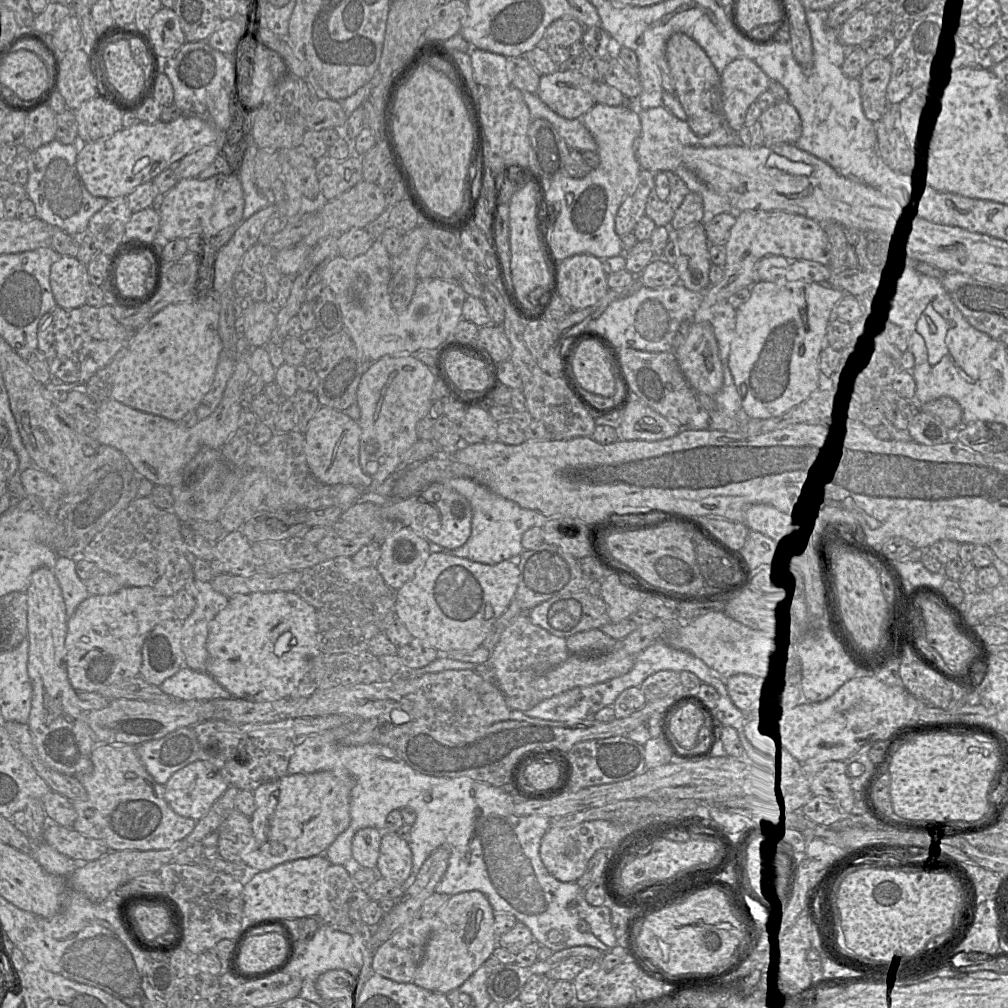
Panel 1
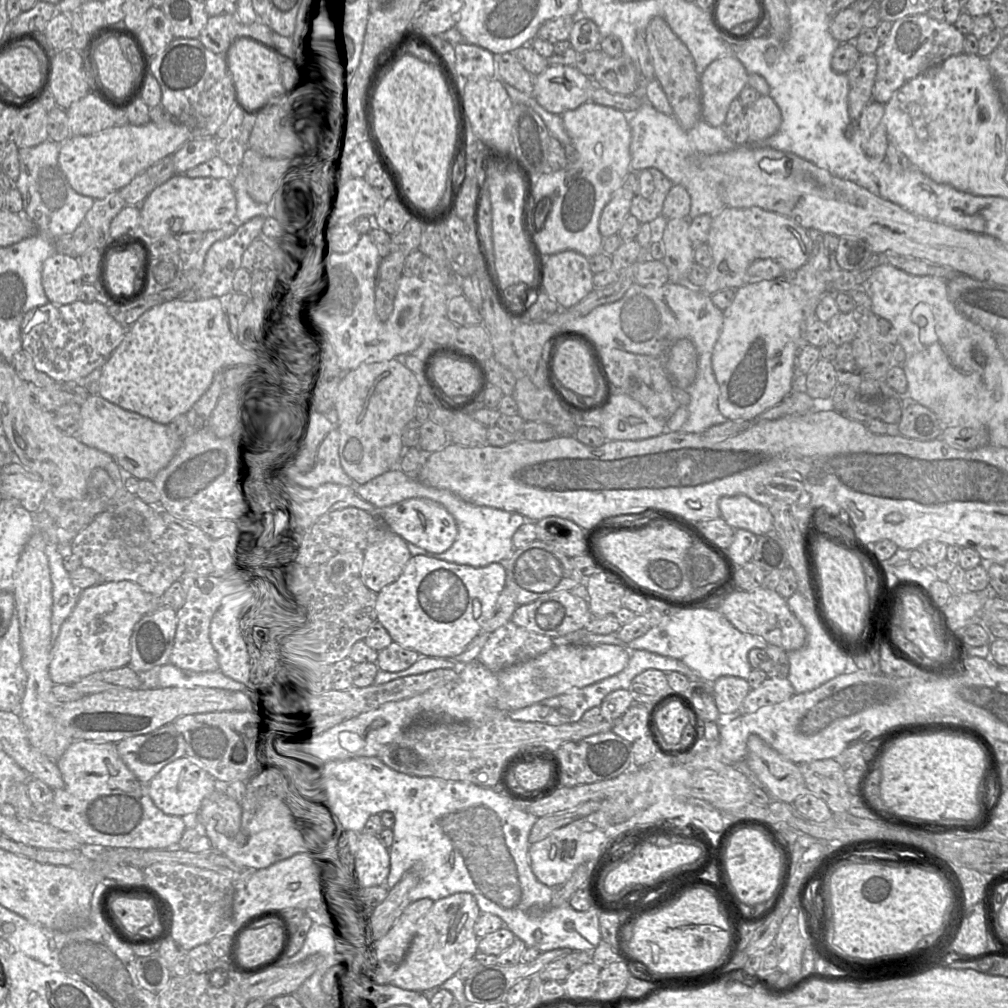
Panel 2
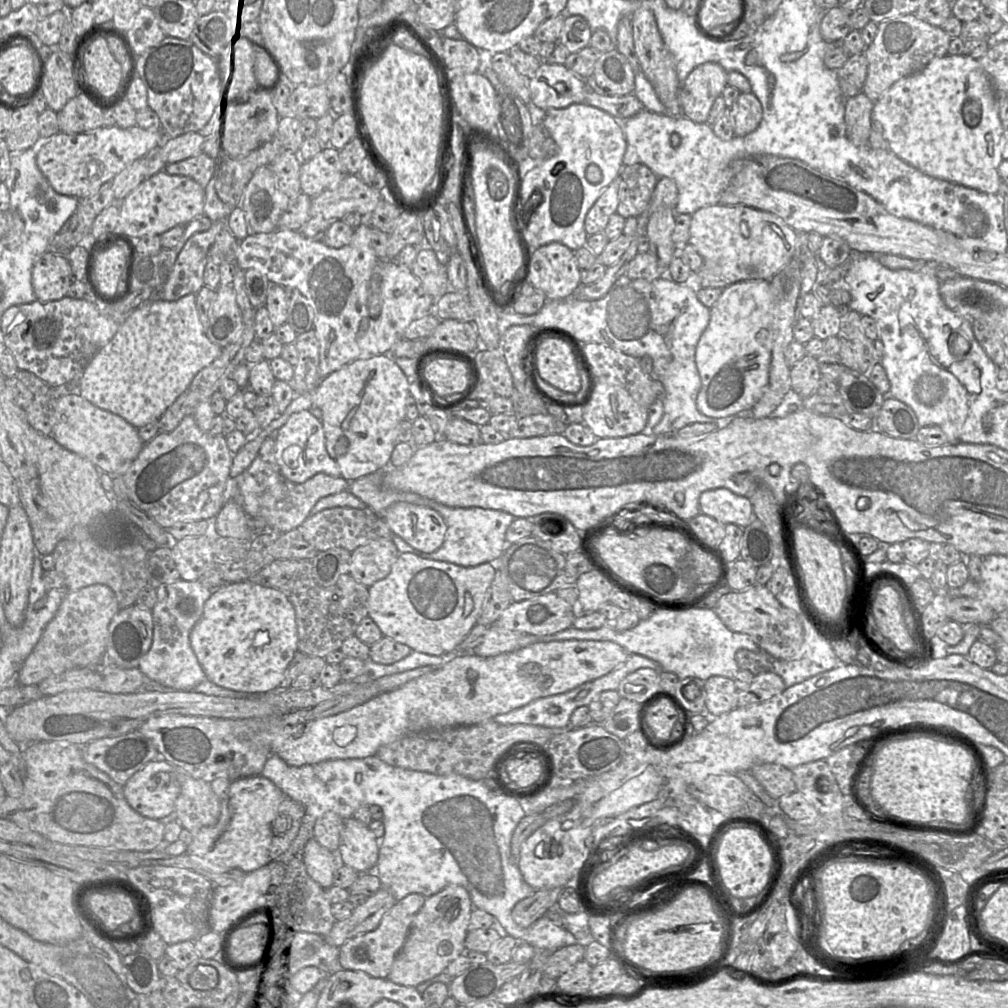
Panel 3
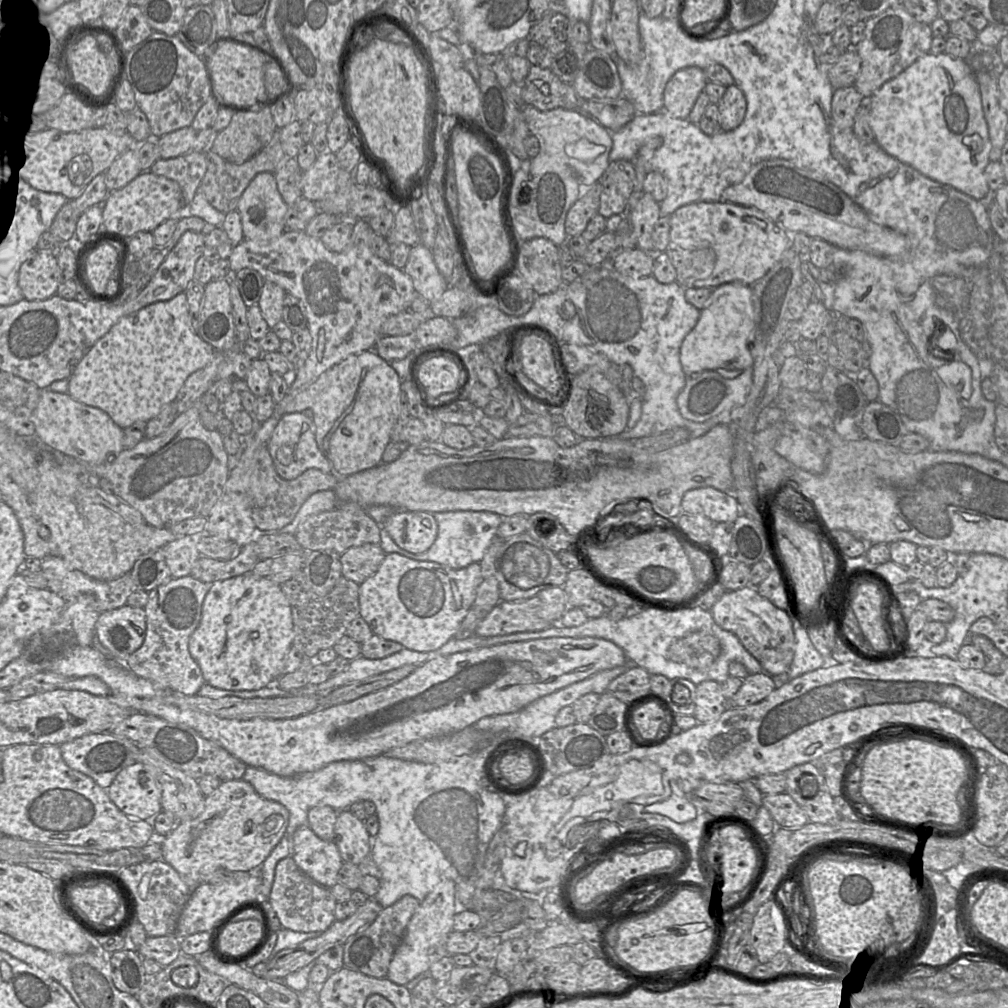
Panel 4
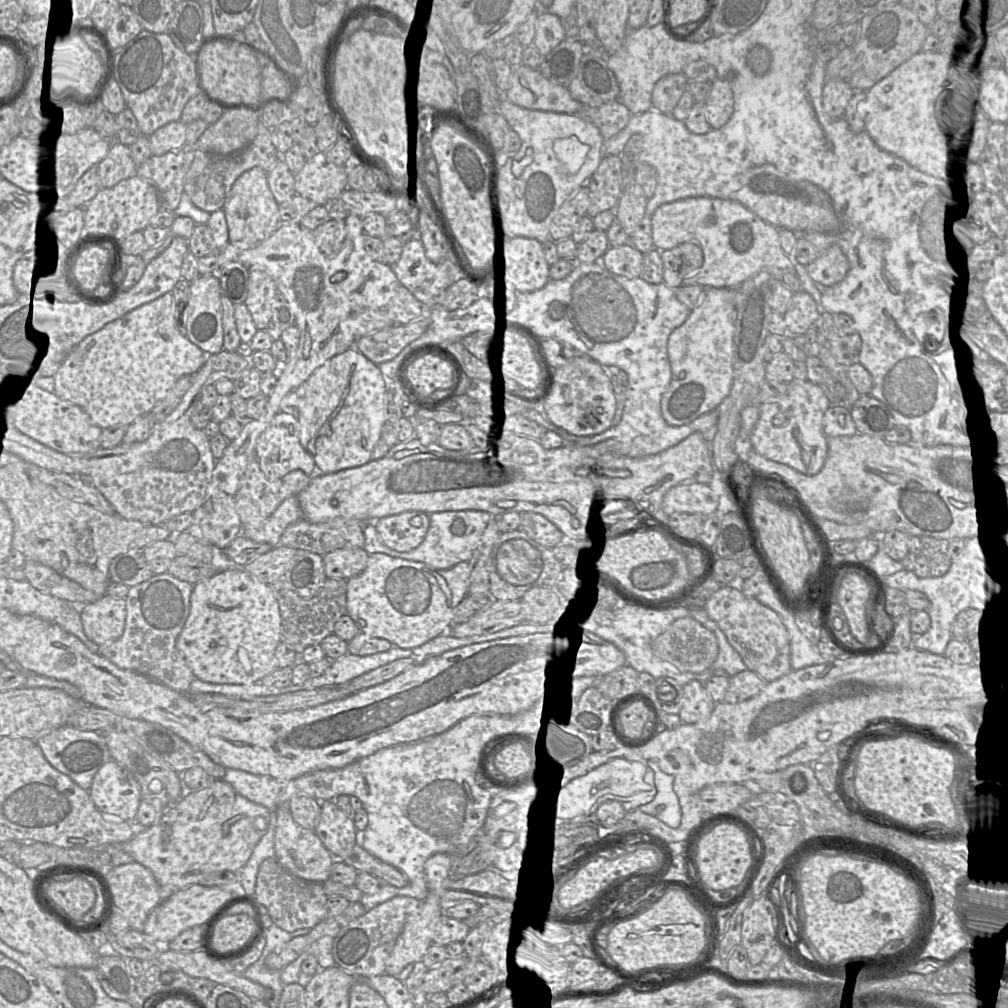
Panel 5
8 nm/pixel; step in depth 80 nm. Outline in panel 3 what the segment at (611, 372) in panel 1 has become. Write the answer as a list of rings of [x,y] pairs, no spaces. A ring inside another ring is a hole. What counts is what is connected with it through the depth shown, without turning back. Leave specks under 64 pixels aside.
[[[547,338],[540,342],[537,349],[538,377],[551,386],[567,392],[577,393],[583,389],[584,394],[590,393],[591,374],[585,367],[576,346],[564,338]]]

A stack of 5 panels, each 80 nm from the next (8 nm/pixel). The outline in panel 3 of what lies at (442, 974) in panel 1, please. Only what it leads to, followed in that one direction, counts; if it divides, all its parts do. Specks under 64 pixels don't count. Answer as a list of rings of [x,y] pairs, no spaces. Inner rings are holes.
[[[449,885],[426,898],[410,927],[402,949],[393,962],[387,979],[401,986],[416,987],[443,974],[450,962],[466,952],[465,938],[473,910],[469,893],[460,885]]]

